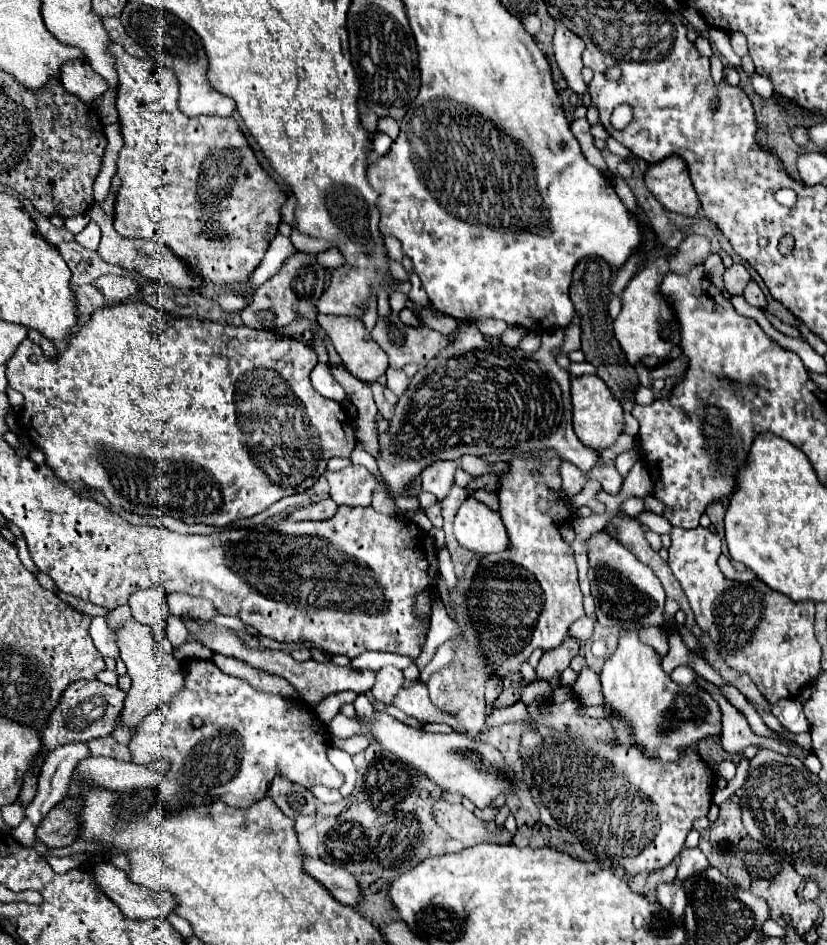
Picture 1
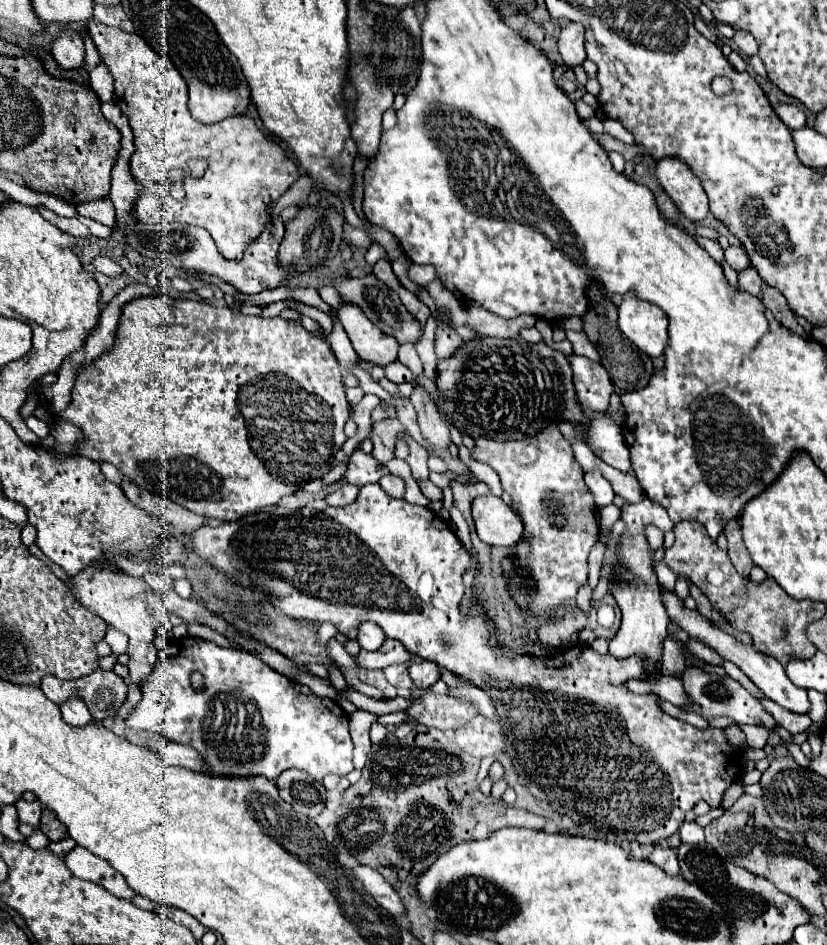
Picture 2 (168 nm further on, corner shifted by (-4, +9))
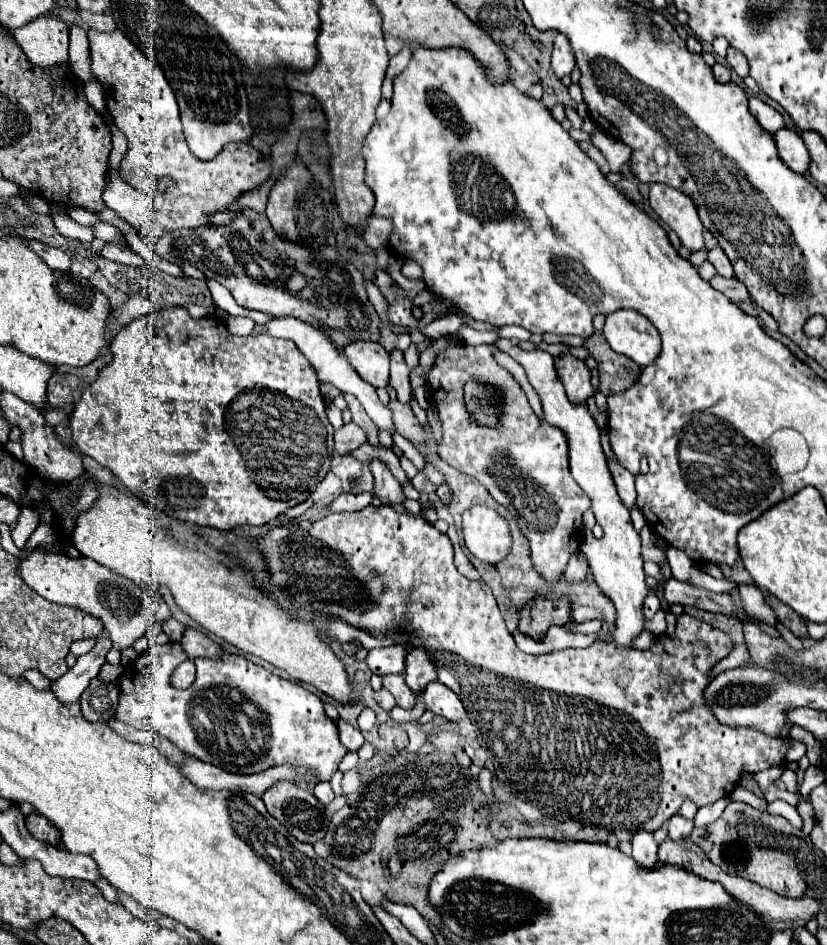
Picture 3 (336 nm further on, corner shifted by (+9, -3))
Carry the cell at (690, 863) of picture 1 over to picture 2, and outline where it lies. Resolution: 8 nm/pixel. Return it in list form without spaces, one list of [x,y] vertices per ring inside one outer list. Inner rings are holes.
[[[688,819],[688,821],[680,827],[680,839],[682,839],[682,843],[688,843],[688,845],[704,843],[704,829],[698,827],[692,819]]]

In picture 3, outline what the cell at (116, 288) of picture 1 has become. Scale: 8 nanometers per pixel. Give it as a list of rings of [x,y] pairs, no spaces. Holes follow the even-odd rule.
[[[27,241],[29,247],[55,271],[69,271],[69,265],[71,265],[71,257],[59,249],[59,247],[51,247],[51,245],[45,245],[45,243],[39,243],[39,241]]]

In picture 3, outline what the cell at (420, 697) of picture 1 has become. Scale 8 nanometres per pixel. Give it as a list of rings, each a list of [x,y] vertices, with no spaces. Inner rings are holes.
[[[415,649],[407,655],[405,681],[413,693],[421,691],[431,681],[437,681],[437,667],[433,659],[427,655],[427,651]]]

